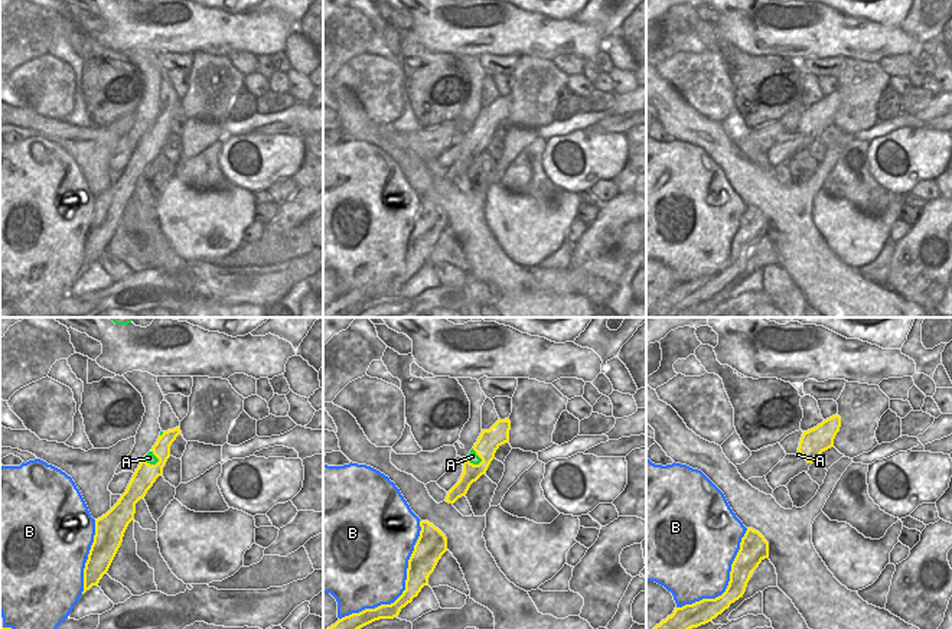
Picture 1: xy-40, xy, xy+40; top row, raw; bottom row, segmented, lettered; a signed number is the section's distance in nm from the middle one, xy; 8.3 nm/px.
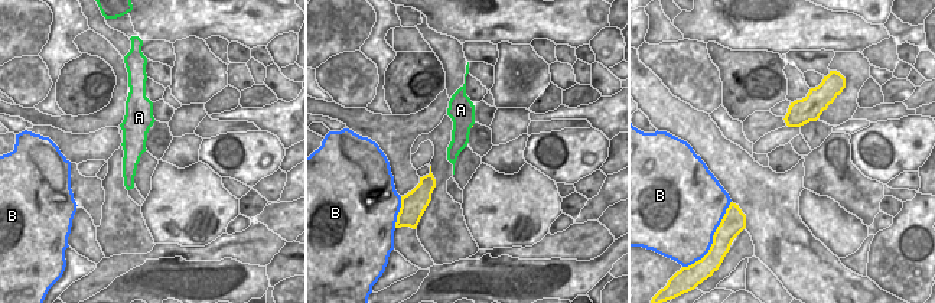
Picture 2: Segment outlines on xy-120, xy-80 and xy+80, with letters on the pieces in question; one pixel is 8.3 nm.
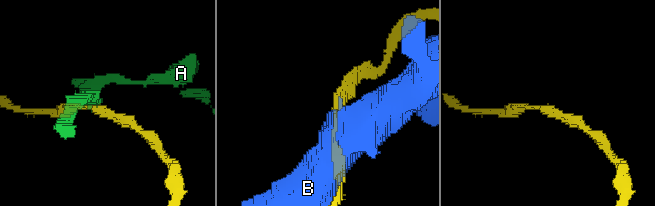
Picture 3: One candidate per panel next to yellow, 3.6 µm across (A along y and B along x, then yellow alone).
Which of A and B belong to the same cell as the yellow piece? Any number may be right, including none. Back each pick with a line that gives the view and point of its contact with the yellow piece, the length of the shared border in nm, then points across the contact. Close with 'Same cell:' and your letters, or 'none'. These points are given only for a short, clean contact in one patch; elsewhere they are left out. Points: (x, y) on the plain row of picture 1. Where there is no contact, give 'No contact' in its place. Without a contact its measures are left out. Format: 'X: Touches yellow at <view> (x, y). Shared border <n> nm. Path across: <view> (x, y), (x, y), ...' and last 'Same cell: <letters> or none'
Same cell: none

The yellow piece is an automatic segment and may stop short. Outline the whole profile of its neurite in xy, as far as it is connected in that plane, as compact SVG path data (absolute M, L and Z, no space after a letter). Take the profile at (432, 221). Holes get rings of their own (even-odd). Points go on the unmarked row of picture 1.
M420 198L420 214L408 237L405 267L391 281L381 281L375 286L365 286L339 296L323 309L323 317L345 317L358 306L379 297L394 296L401 286L418 273L424 263L428 263L428 254L434 248L438 237L447 228L446 212L428 198Z

